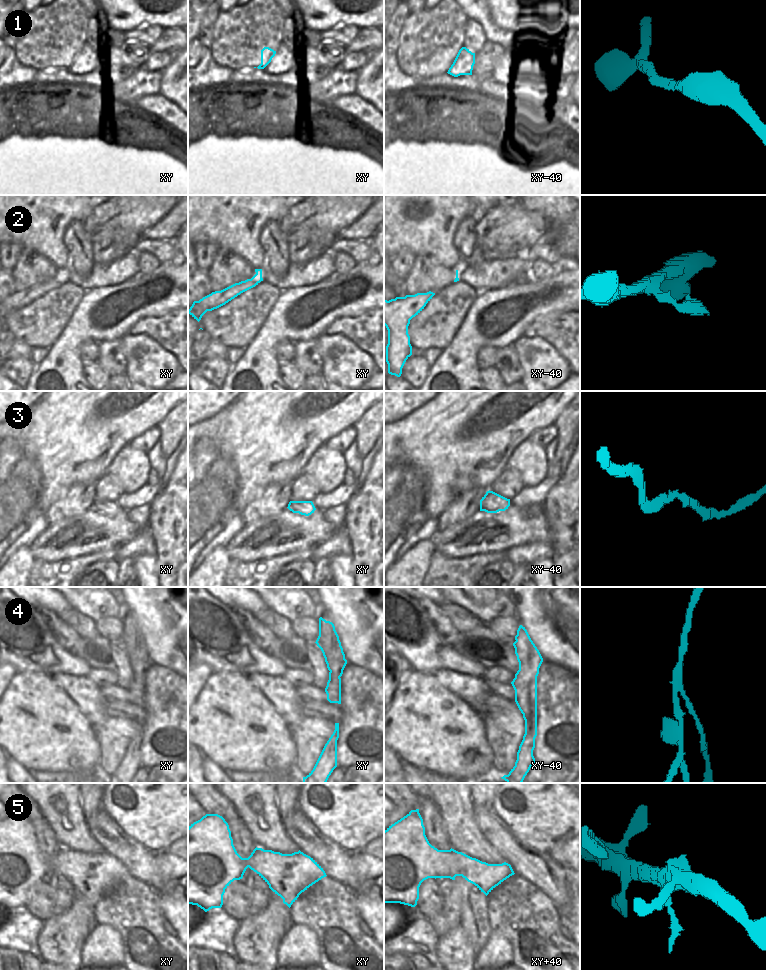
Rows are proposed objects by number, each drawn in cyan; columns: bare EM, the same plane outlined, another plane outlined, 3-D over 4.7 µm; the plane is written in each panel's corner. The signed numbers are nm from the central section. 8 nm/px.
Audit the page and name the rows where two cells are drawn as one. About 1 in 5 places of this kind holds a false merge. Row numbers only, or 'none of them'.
4

